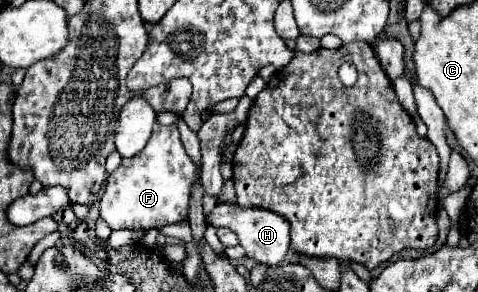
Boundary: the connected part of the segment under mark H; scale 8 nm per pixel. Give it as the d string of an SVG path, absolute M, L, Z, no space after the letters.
M218 203L208 215L206 215L206 225L212 227L230 227L238 239L240 245L244 247L246 255L258 263L264 265L280 265L282 259L286 257L290 249L290 225L282 215L276 215L266 209L242 209L240 205L230 205L230 203Z

